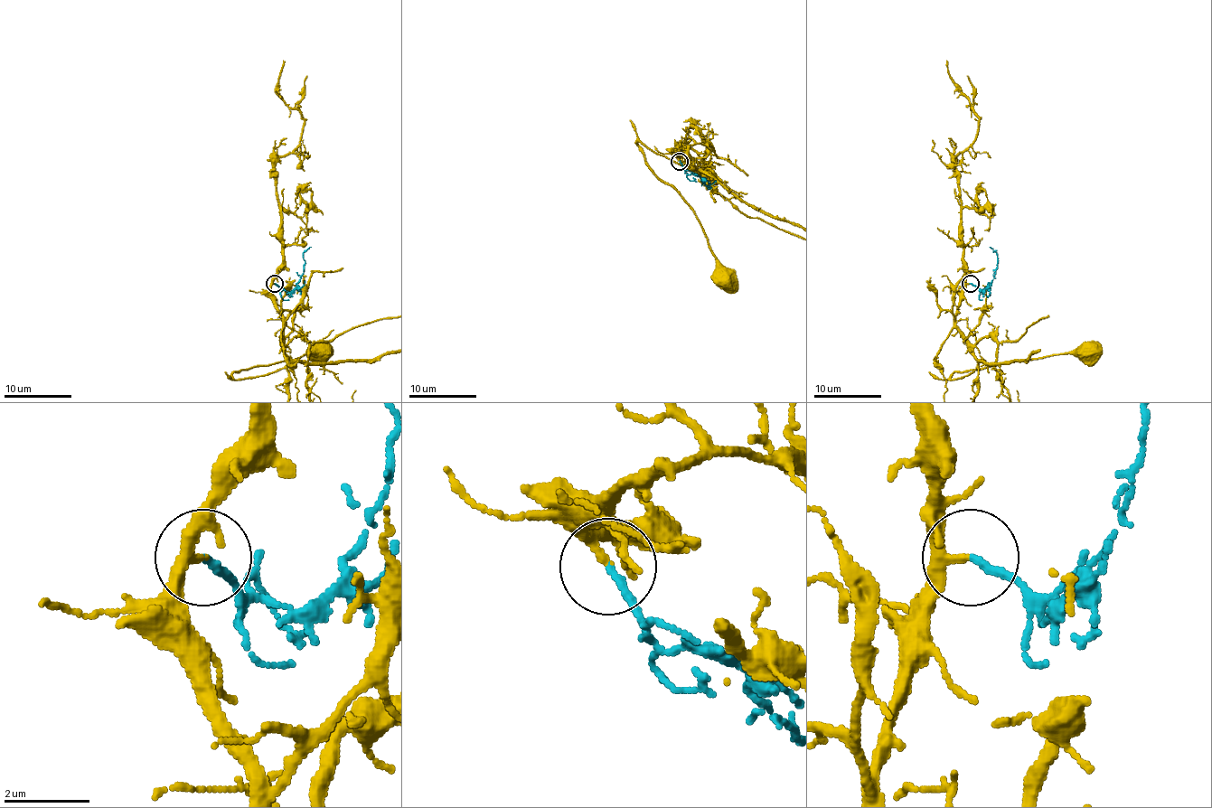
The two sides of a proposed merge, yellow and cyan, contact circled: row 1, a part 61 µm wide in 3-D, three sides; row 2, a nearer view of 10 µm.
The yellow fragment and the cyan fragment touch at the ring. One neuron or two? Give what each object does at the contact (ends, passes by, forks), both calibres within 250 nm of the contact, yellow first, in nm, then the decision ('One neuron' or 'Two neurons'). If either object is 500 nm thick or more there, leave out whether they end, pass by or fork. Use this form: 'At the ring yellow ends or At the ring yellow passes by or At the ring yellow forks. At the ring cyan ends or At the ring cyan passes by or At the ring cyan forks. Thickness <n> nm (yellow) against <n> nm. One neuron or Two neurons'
At the ring yellow passes by. At the ring cyan ends. Thickness 180 nm (yellow) against 170 nm. One neuron

